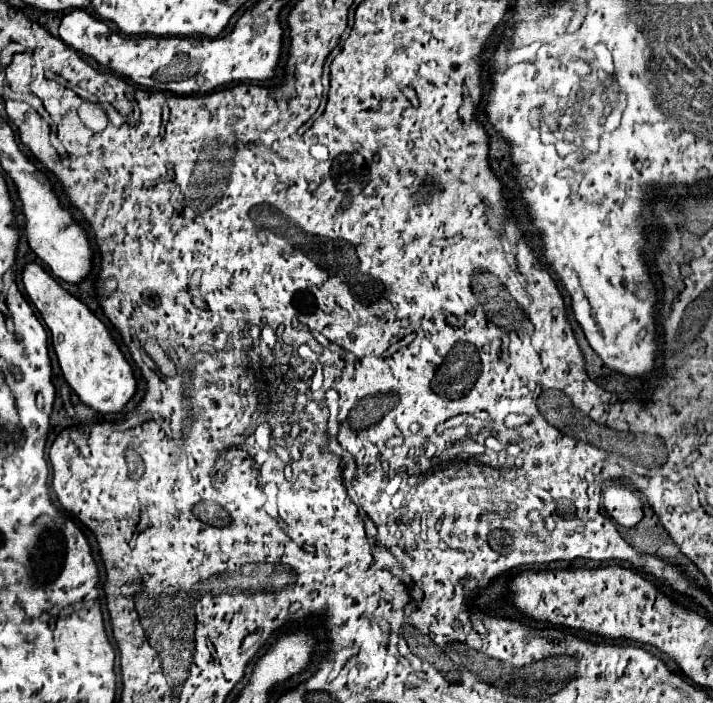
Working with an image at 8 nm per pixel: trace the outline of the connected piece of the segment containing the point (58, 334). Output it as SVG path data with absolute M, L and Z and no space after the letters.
M29 263L25 267L23 285L29 299L33 301L33 305L37 307L45 325L51 331L51 343L63 369L63 375L71 389L79 395L81 403L101 415L119 413L137 393L137 379L131 363L123 357L109 329L87 309L87 305L69 295L37 263Z

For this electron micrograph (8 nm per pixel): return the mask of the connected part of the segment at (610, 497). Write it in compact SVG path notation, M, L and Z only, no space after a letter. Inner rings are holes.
M609 485L603 493L603 511L619 525L631 527L643 519L641 499L625 485Z

